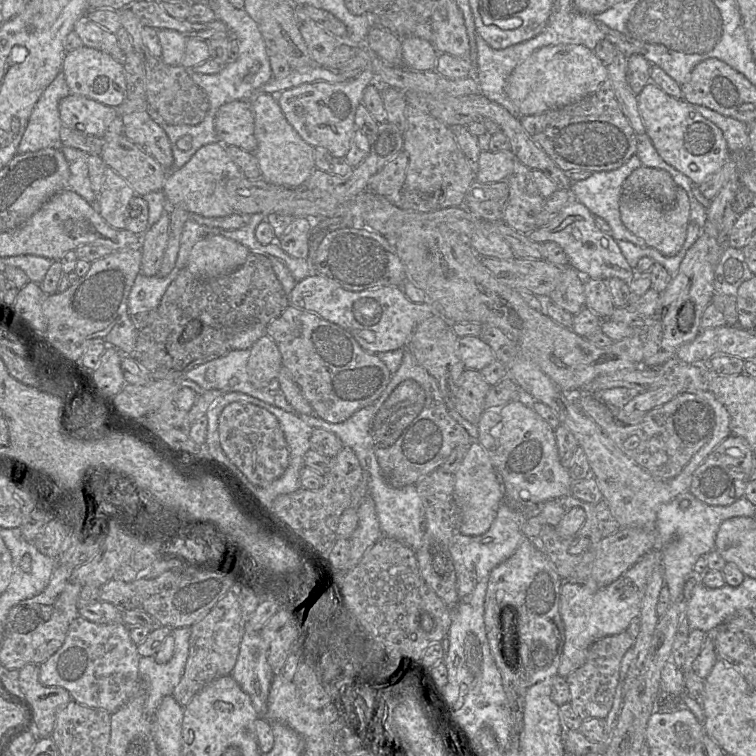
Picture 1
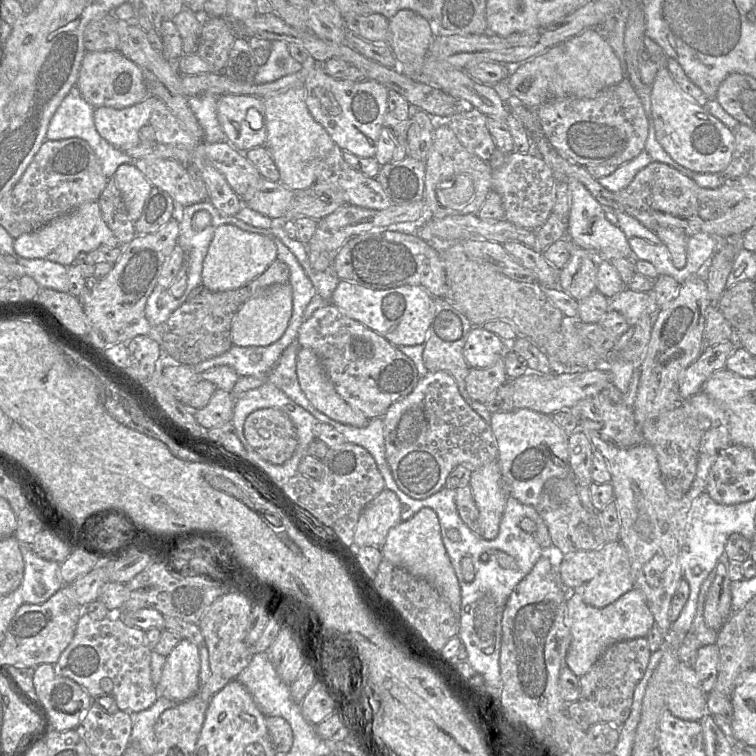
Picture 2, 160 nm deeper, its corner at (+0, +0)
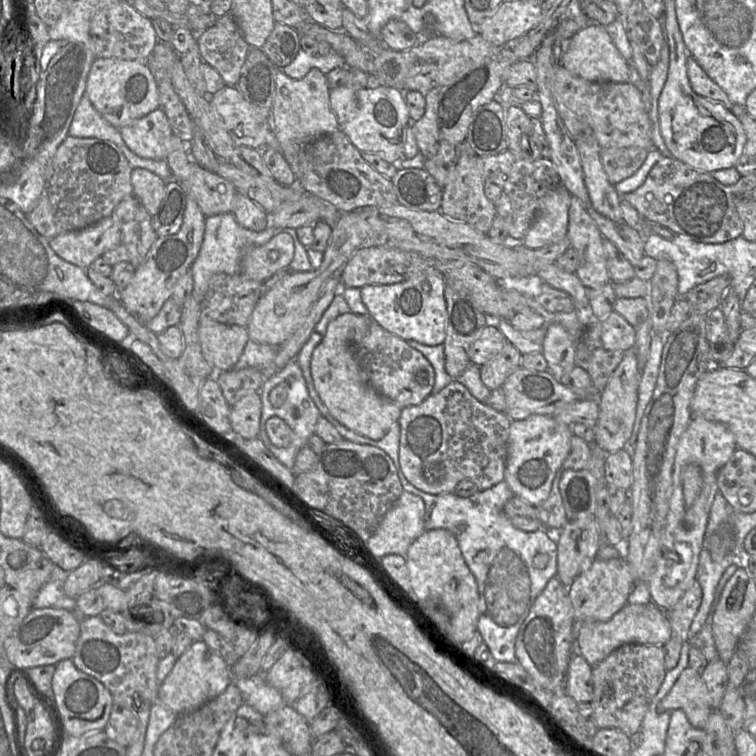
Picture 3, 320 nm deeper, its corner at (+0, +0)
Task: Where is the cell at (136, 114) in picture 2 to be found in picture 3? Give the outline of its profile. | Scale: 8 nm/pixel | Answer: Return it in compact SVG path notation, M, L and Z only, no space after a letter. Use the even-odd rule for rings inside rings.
M159 108L118 130L125 145L141 158L166 160L171 151L172 129Z

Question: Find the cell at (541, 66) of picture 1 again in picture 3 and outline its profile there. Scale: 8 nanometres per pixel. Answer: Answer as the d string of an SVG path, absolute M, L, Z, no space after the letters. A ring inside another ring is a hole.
M589 23L570 39L558 63L572 74L592 82L623 83L630 80L629 64L619 53L605 27L595 23Z

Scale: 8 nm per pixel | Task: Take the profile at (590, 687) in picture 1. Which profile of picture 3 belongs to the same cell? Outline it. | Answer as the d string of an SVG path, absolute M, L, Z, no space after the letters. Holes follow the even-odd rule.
M623 645L592 667L594 696L591 704L598 729L615 728L631 738L640 730L649 706L667 673L663 647Z

